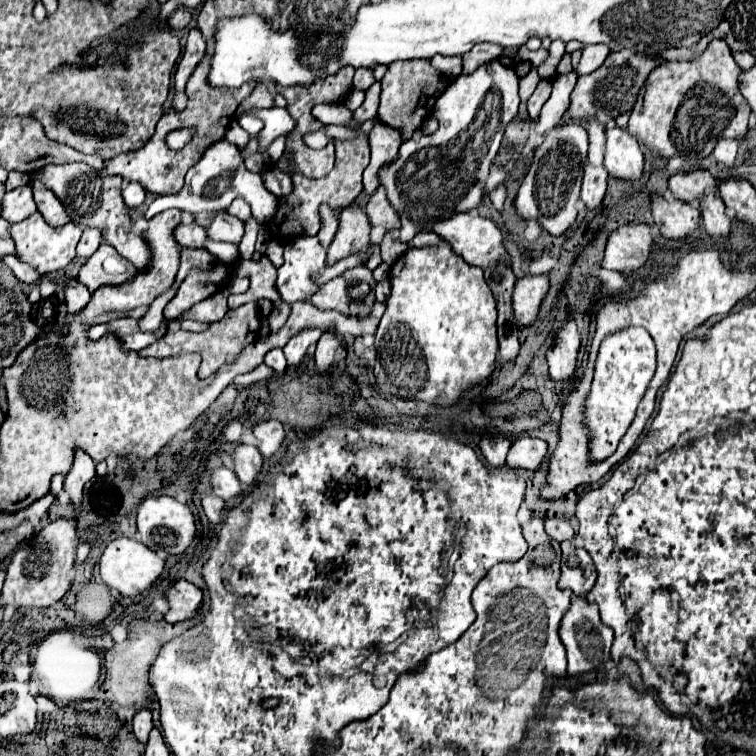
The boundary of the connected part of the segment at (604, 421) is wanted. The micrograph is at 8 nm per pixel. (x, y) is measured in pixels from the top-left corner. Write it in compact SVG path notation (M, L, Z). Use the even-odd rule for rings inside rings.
M625 328L603 340L585 410L587 428L591 434L591 460L605 460L615 452L619 440L635 418L639 402L647 392L647 386L655 374L655 364L655 342L645 328Z

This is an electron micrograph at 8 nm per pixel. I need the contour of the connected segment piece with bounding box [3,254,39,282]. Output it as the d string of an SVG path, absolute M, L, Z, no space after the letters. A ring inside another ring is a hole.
M7 254L7 256L3 256L3 262L13 270L13 274L21 280L21 282L35 282L35 280L39 280L39 276L37 276L37 272L33 272L33 268L29 266L29 264L23 264L23 262L19 262L13 254Z

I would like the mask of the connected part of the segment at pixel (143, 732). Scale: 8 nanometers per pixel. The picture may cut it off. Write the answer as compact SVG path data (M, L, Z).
M149 710L137 712L135 718L133 718L133 732L135 732L137 740L145 744L151 730L153 730L153 716L151 716L151 712Z

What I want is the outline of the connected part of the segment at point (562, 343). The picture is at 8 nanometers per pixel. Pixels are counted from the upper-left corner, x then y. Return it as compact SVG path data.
M569 320L557 334L555 346L547 352L549 362L549 374L553 382L565 382L573 378L575 366L577 366L577 354L579 354L581 338L577 332L577 326L573 320Z

